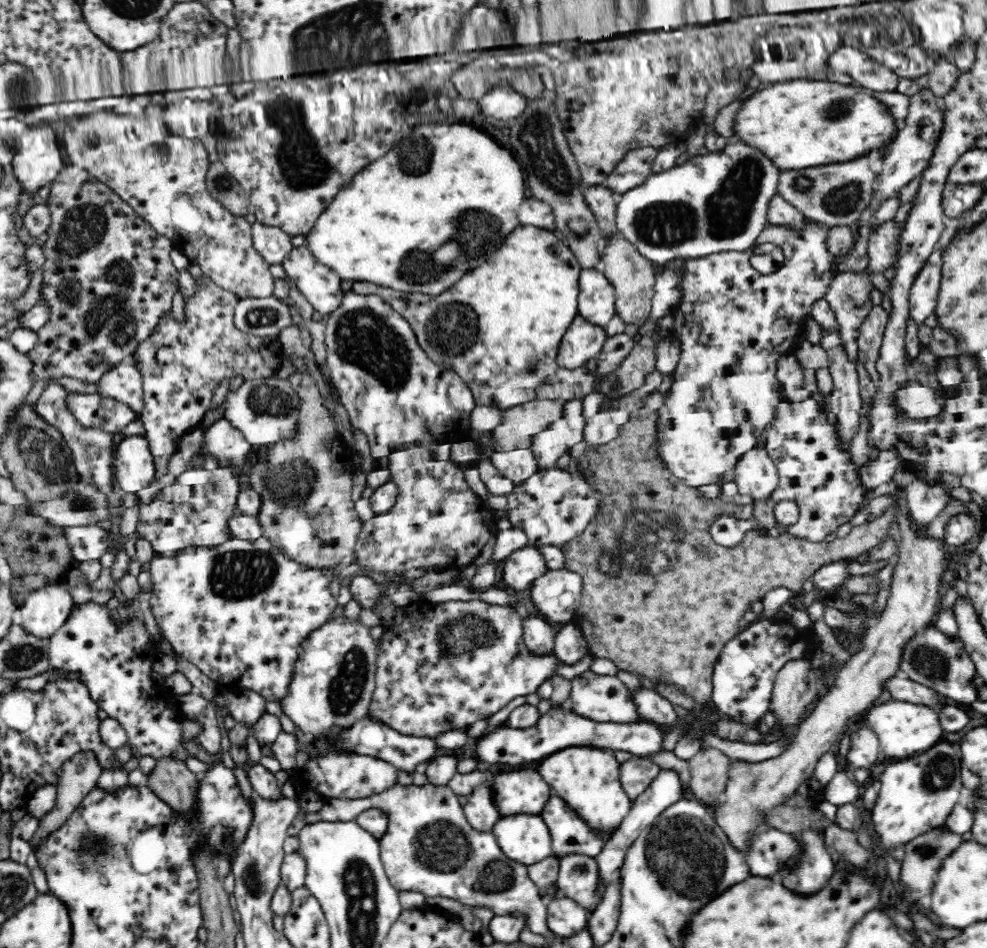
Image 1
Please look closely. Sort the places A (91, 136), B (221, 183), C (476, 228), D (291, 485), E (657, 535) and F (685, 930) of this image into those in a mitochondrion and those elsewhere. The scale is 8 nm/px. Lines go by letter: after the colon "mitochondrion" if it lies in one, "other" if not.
A: other
B: mitochondrion
C: mitochondrion
D: mitochondrion
E: mitochondrion
F: other

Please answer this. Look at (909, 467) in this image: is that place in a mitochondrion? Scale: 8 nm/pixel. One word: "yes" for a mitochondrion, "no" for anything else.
no

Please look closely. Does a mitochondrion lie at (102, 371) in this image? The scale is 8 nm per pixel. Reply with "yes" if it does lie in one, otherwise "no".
no

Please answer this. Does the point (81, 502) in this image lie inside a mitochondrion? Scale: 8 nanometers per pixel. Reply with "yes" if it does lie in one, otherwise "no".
yes

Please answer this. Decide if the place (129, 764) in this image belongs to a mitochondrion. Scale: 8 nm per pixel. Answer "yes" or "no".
no

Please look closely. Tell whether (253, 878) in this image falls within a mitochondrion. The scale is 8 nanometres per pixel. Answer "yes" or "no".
yes

